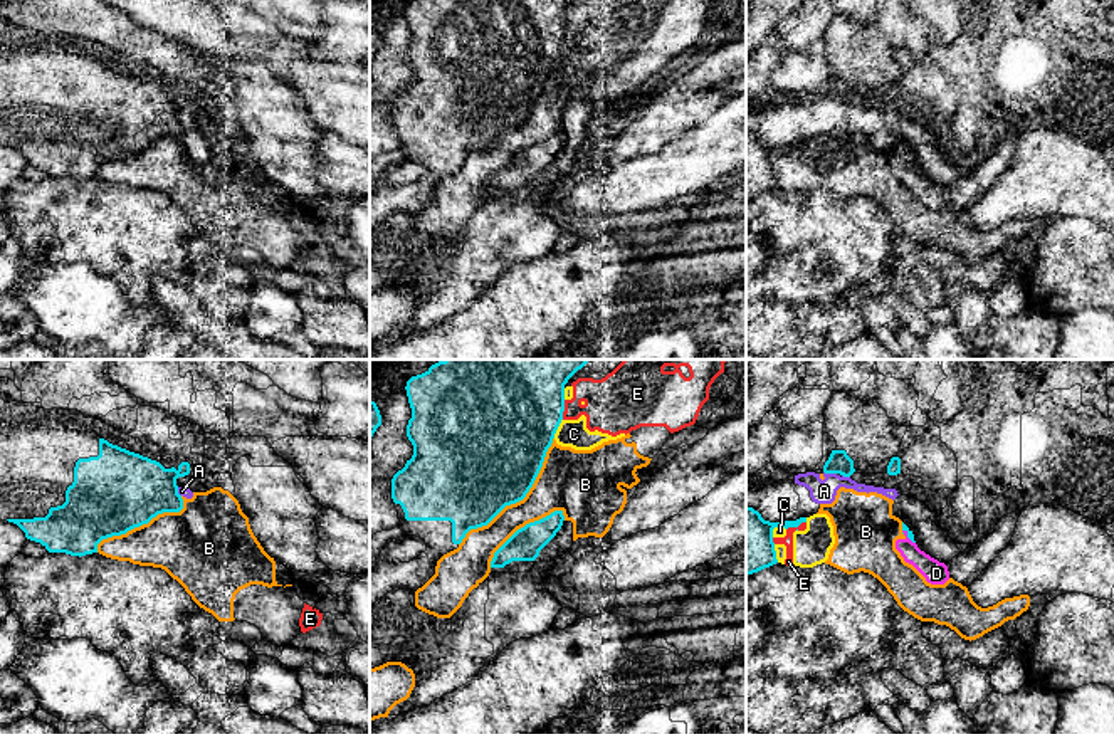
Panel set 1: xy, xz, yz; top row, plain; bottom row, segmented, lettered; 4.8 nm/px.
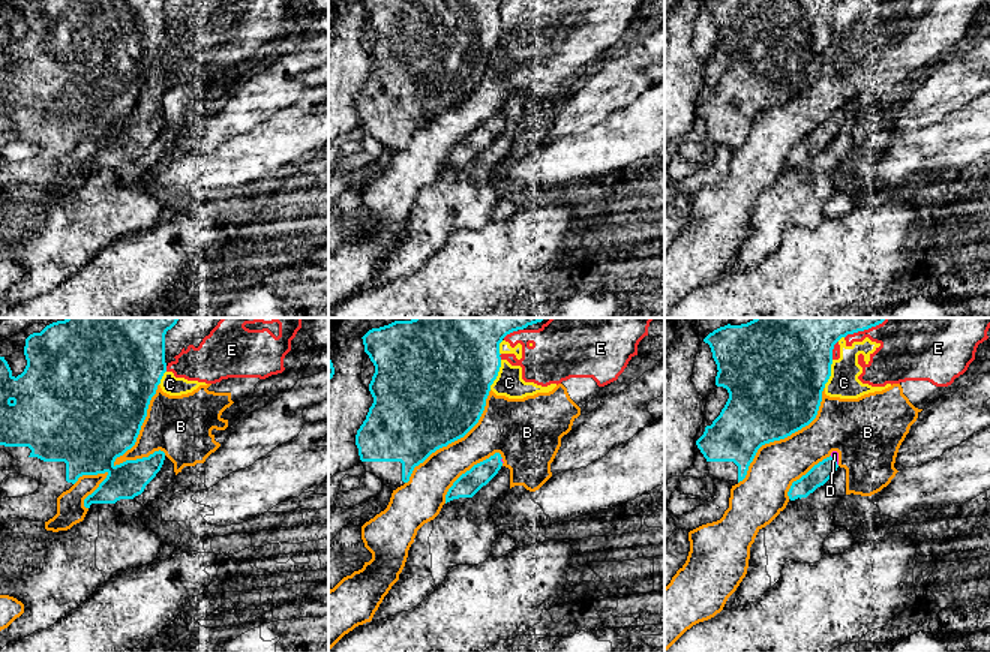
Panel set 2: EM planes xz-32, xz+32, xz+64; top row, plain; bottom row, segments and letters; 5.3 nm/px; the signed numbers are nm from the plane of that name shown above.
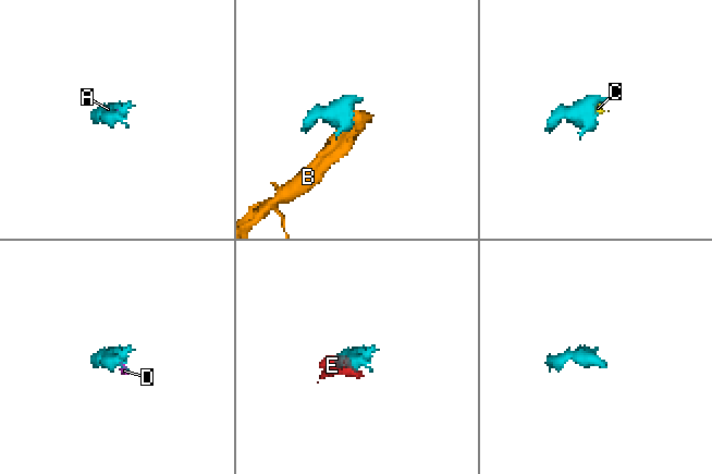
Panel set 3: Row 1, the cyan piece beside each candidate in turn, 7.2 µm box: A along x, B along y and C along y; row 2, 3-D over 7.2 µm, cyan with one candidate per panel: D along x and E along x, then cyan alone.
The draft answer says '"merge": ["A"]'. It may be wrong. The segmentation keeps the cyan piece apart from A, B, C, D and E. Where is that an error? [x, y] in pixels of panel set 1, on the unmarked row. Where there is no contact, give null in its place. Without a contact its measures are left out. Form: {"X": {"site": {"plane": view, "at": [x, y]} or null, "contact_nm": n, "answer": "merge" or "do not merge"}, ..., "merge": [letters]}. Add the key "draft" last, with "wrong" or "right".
{"A": {"site": {"plane": "yz", "at": [830, 96]}, "contact_nm": 70, "answer": "do not merge"}, "B": {"site": {"plane": "xz", "at": [520, 123]}, "contact_nm": 700, "answer": "do not merge"}, "C": {"site": {"plane": "xz", "at": [556, 52]}, "contact_nm": 100, "answer": "do not merge"}, "D": {"site": {"plane": "yz", "at": [908, 160]}, "contact_nm": 90, "answer": "merge"}, "E": {"site": {"plane": "yz", "at": [795, 150]}, "contact_nm": 100, "answer": "do not merge"}, "merge": ["D"], "draft": "wrong"}

